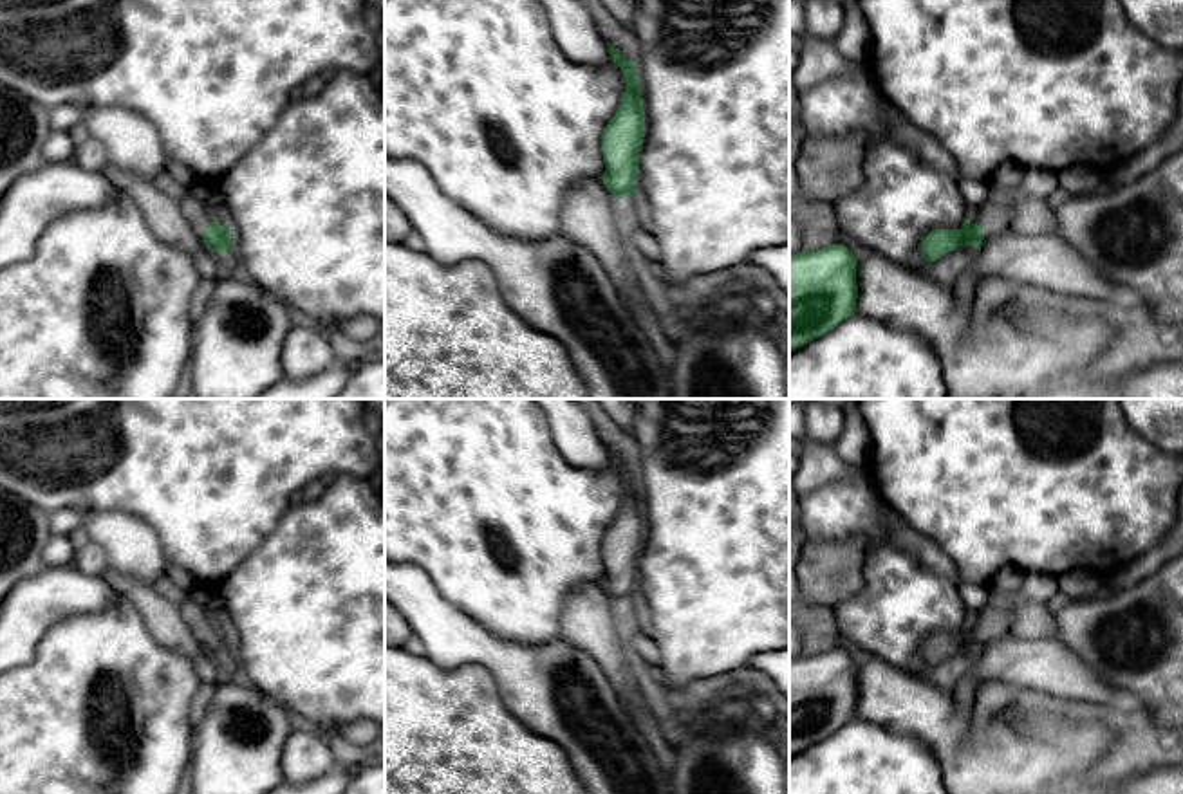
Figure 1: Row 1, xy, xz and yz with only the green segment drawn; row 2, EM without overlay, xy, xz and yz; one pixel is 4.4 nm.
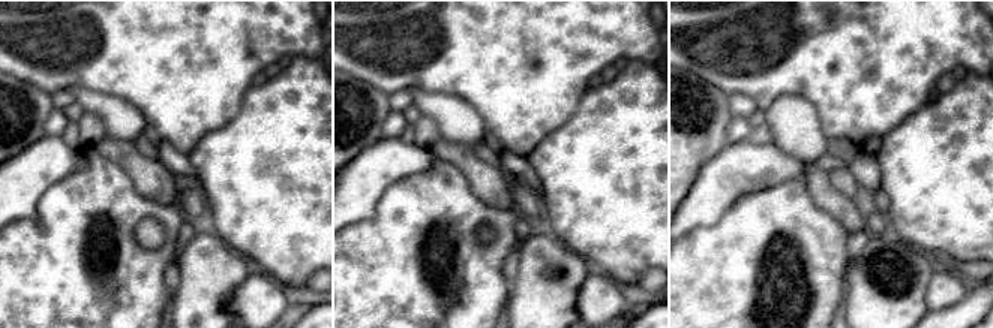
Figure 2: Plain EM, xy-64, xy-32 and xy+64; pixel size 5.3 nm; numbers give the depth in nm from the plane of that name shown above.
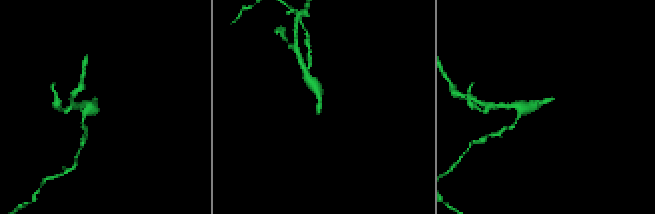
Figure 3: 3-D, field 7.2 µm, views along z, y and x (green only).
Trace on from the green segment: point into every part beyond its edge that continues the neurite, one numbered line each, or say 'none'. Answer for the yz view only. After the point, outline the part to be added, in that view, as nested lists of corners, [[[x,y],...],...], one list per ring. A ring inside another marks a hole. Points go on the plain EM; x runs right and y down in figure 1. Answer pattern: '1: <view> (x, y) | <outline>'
1: yz (994, 621) | [[[988,605],[975,617],[970,626],[983,632],[984,642],[1011,635],[1015,630],[1024,630],[1028,619],[1017,615],[1013,610]]]

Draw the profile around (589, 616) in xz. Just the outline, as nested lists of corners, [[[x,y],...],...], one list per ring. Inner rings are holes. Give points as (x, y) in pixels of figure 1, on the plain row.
[[[598,583],[576,586],[565,599],[560,635],[587,651],[605,671],[625,709],[648,689],[643,668],[616,630],[619,603]]]

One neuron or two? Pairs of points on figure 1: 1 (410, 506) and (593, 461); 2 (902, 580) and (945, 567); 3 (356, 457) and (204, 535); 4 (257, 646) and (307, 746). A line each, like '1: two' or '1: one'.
1: two
2: two
3: one
4: two

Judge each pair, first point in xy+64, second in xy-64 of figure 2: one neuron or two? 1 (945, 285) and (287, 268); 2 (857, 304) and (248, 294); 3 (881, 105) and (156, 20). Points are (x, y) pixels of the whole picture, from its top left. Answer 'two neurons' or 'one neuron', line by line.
1: two neurons
2: two neurons
3: one neuron

